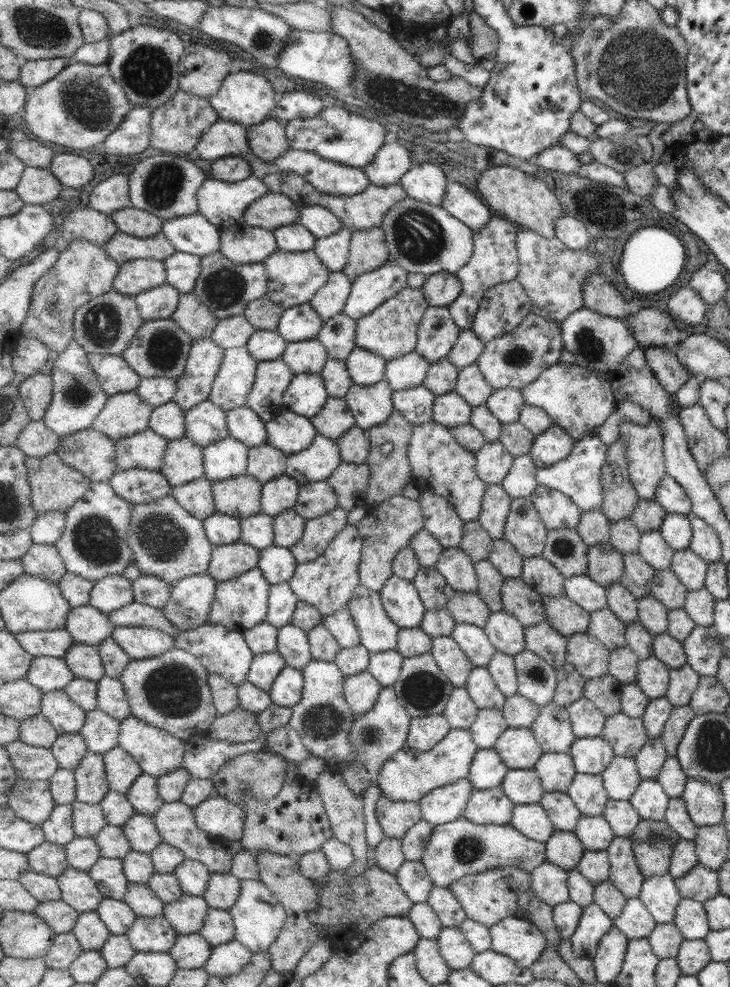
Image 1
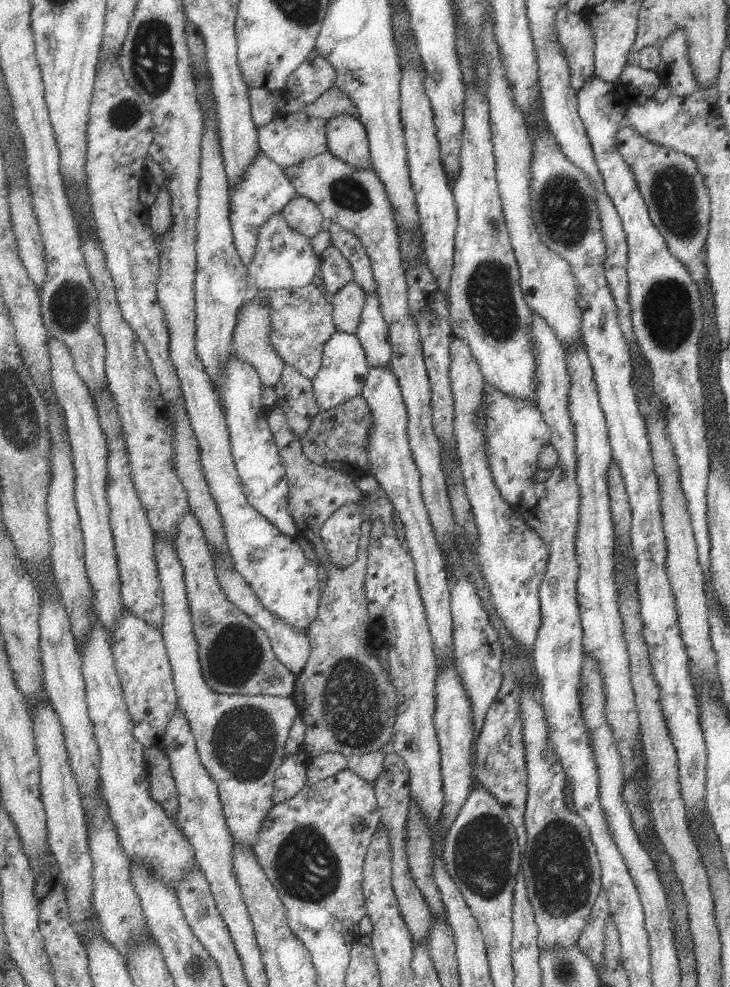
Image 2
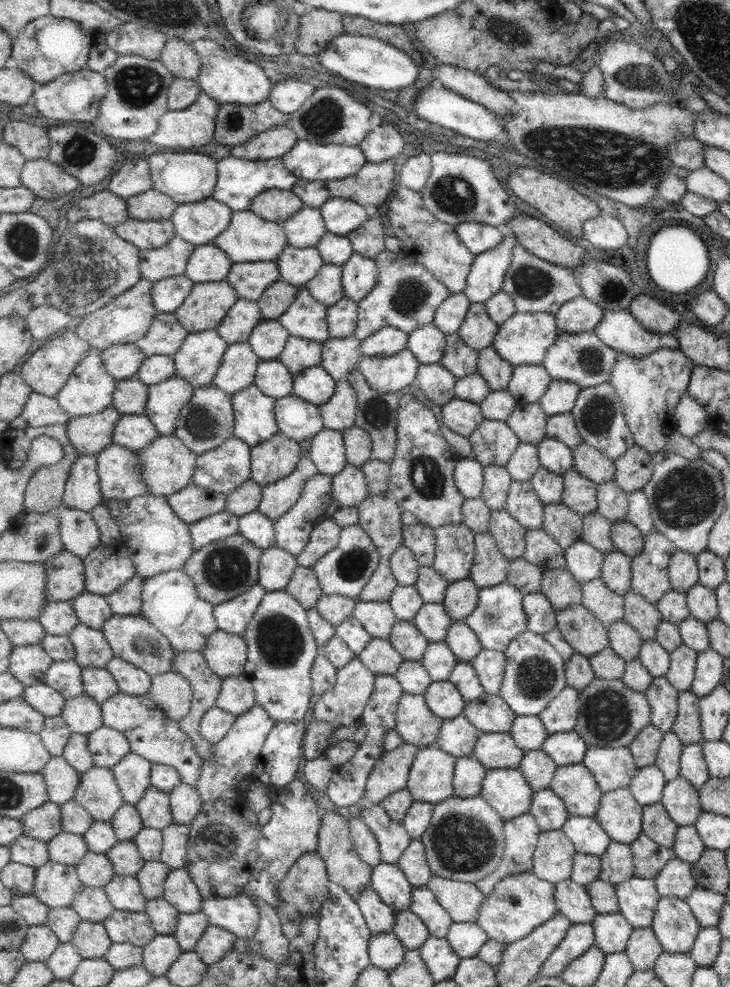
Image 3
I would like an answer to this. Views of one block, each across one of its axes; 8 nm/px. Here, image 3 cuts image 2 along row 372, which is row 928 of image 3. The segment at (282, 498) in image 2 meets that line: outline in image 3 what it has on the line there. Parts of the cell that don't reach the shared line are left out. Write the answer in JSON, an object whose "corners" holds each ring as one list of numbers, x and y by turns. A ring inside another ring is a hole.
{"corners":[[248,892,215,899,204,898,202,912,211,924,229,930,239,941,255,937,261,923,260,909]]}

